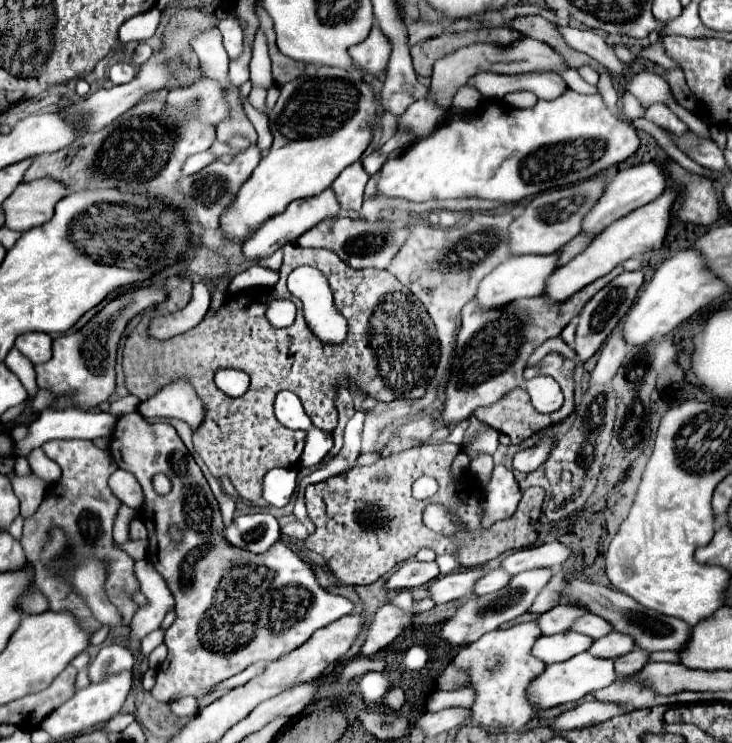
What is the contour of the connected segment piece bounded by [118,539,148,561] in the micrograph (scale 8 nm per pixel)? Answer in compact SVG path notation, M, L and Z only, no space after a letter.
M140 539L140 541L128 541L124 545L118 545L122 547L128 555L132 555L134 561L138 561L138 557L146 557L146 549L148 549L148 541L146 539Z

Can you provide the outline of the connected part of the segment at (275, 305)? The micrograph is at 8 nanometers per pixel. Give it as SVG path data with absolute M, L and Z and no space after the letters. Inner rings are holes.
M274 297L268 303L266 317L268 317L270 325L274 325L274 327L290 327L294 323L294 319L296 319L296 307L294 307L294 303L290 299Z

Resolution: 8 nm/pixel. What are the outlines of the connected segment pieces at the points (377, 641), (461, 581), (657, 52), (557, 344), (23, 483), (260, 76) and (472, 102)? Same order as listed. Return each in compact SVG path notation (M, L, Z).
M392 605L380 607L370 619L370 627L368 627L360 653L364 657L372 657L378 649L382 649L390 641L394 641L402 633L402 627L410 623L410 619L412 619L412 615L404 615L400 609L396 609Z
M466 569L466 571L458 571L458 573L450 573L444 577L434 579L432 583L426 585L430 599L436 605L454 601L454 599L462 599L462 597L470 597L472 595L472 587L478 581L478 577L482 575L480 569Z
M656 43L656 45L648 47L648 49L642 49L640 55L646 57L646 59L650 59L650 61L654 61L654 63L658 63L658 65L664 67L664 69L672 69L672 67L676 67L676 63L670 61L670 57L666 57L666 53L664 53L664 49L662 49L660 43Z
M554 337L554 339L548 339L544 341L538 349L534 349L534 353L528 357L526 367L537 366L540 364L540 359L546 357L548 353L560 353L562 357L566 359L574 359L574 349L568 347L560 337Z
M14 475L12 489L14 489L16 497L20 499L20 515L24 519L28 519L34 515L34 511L42 503L48 485L42 479L38 479L36 475L28 475L28 477Z
M262 33L256 35L254 39L254 53L250 61L250 83L252 87L272 87L272 75L270 75L270 57L268 57L268 47L266 39Z
M464 85L462 89L458 89L452 103L452 107L466 107L466 109L476 109L480 105L482 105L482 95L470 85Z

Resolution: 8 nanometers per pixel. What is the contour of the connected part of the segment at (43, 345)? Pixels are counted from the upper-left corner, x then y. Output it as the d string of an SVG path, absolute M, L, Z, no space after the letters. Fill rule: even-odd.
M24 333L24 337L16 339L16 349L20 349L20 353L24 357L28 357L34 365L36 363L44 363L52 357L52 337L48 333Z

